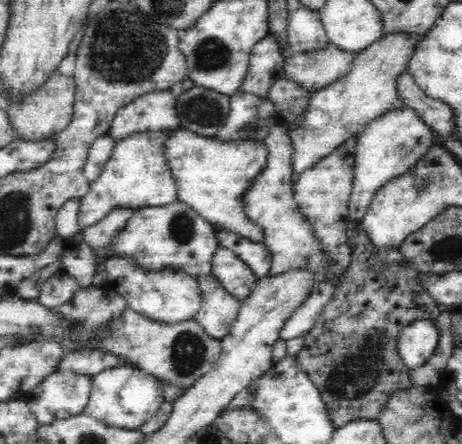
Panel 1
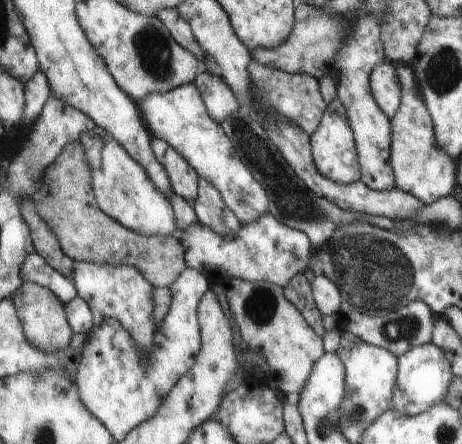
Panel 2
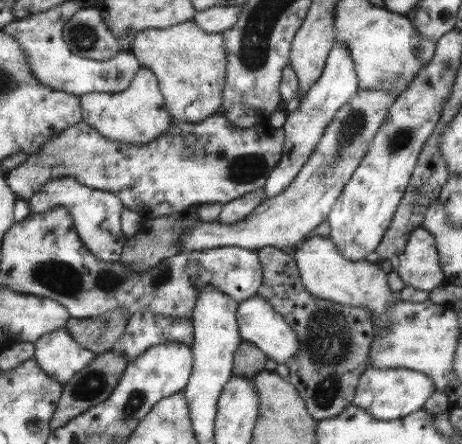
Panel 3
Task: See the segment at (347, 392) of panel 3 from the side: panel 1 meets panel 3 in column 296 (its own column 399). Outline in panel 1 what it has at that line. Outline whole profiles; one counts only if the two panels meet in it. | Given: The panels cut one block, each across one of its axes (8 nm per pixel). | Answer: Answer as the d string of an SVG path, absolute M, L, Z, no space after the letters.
M350 220L346 224L348 244L352 248L352 260L344 270L344 276L340 278L338 290L334 292L332 300L324 306L322 314L314 322L314 326L304 334L304 346L294 356L296 364L302 372L312 380L312 384L318 388L320 396L326 402L326 410L332 416L334 428L342 428L344 424L350 424L354 420L376 420L390 400L390 396L398 388L414 386L408 376L408 364L400 358L396 352L396 338L404 324L410 324L418 318L436 318L438 308L436 300L424 290L420 282L420 272L410 266L408 262L398 264L386 264L378 248L374 248L366 236L364 224L358 220Z

